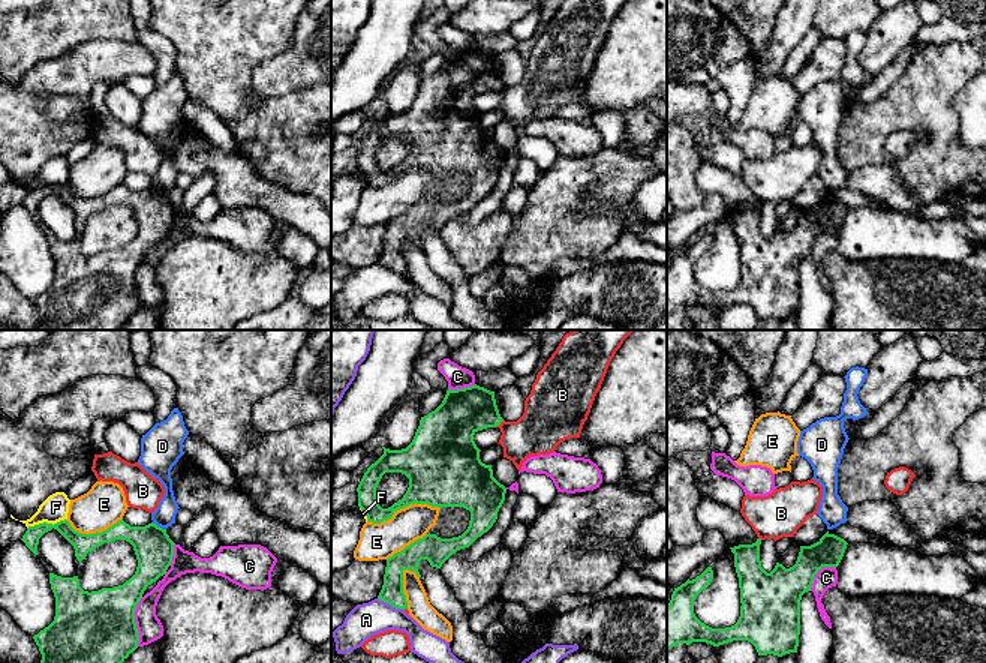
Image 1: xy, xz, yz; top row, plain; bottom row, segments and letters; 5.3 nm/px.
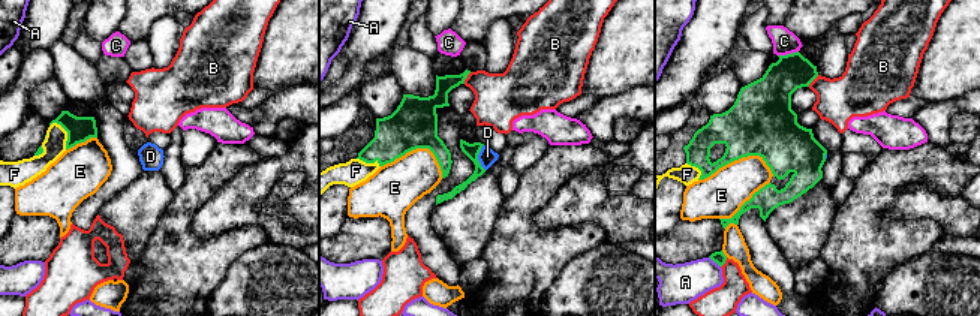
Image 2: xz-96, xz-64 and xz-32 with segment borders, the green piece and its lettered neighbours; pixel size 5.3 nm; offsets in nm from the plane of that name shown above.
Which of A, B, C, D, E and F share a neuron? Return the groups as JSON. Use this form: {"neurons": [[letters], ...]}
{"neurons": [["A"], ["B"], ["C"], ["D"], ["E"], ["F"]]}

